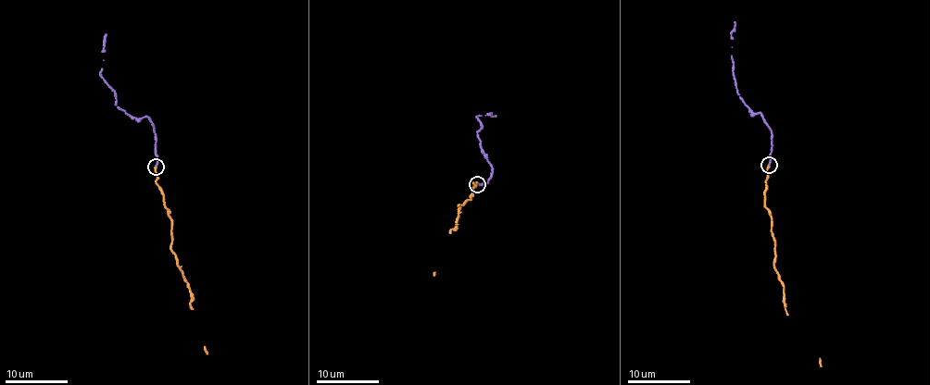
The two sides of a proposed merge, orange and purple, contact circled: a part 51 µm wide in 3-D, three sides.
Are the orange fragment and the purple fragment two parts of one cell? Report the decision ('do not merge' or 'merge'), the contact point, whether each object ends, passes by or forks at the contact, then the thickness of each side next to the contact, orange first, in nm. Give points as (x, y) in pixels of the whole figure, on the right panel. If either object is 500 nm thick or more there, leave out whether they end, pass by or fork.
merge; at (769, 165); orange ends there; purple ends there; 190 nm thick on the orange side, 120 nm on the other

